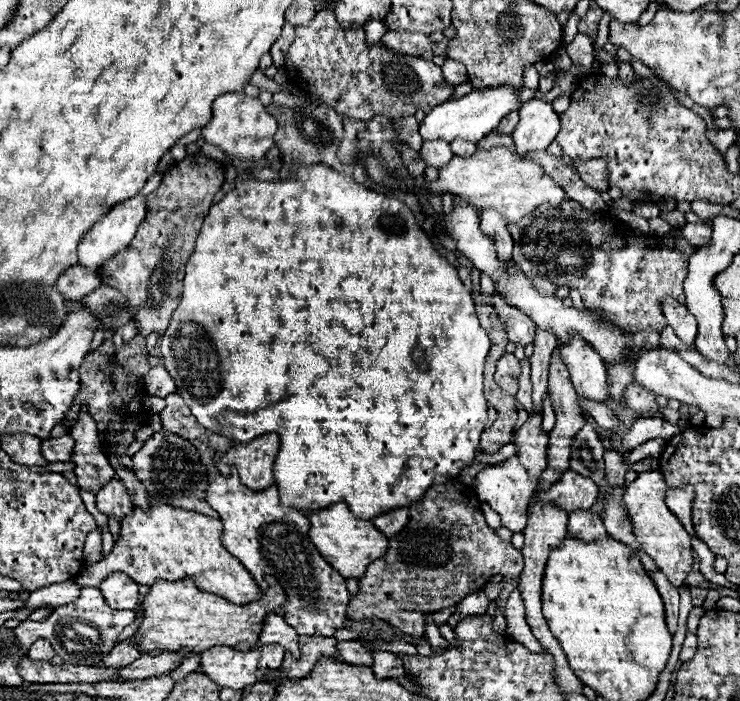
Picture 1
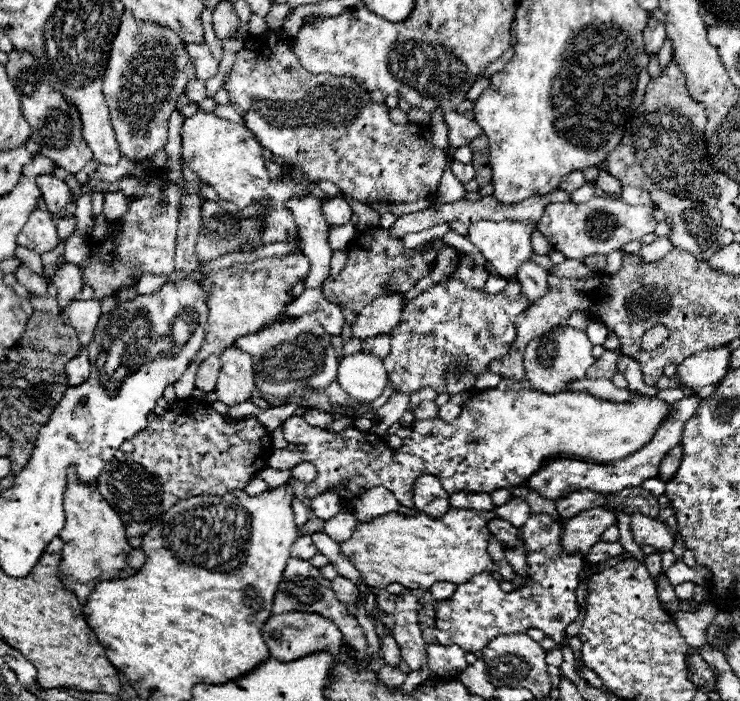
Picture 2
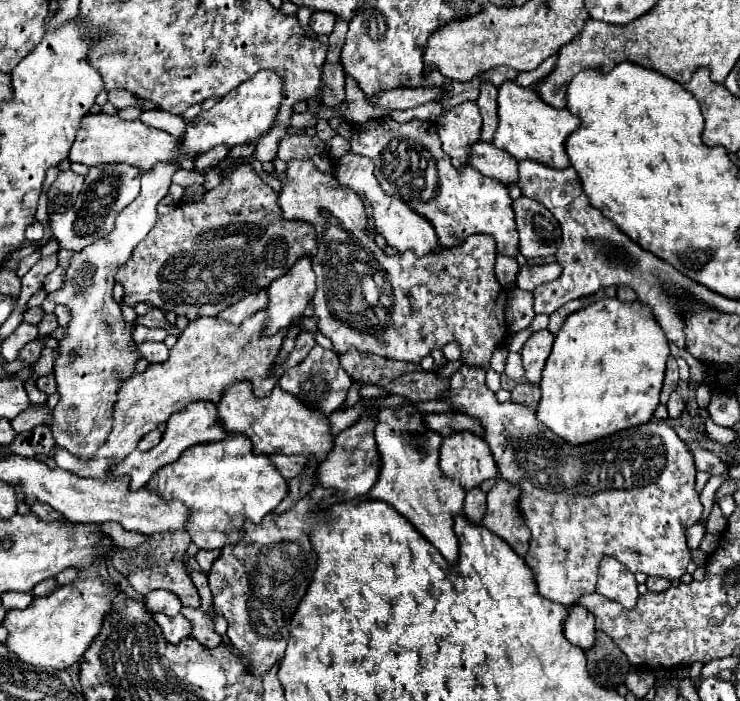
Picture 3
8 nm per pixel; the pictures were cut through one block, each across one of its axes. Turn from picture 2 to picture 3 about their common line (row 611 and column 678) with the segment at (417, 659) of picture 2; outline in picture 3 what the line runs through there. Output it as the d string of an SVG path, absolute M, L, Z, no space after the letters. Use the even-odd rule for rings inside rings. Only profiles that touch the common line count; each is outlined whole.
M672 392L670 394L670 400L668 400L668 414L670 414L670 418L678 418L680 414L682 414L682 410L684 410L684 400L678 396L678 392Z

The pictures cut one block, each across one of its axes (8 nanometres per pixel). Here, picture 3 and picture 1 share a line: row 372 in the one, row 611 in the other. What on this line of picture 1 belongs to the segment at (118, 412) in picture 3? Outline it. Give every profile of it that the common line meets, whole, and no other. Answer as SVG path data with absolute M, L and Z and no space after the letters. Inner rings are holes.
M266 575L266 581L270 585L266 592L262 592L262 600L256 600L246 606L236 606L220 596L198 590L192 578L178 582L156 580L156 584L150 586L150 592L142 598L144 618L132 638L136 638L136 646L140 648L140 652L150 652L160 648L166 652L202 654L214 646L248 650L252 644L258 642L258 634L262 630L264 618L270 612L282 614L282 604L286 600L284 590L278 586L276 578Z

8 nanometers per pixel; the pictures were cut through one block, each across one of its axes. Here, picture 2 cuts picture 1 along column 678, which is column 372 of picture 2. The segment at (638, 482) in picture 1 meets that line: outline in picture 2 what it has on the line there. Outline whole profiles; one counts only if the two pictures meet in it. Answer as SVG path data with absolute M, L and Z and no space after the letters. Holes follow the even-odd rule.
M454 508L438 520L430 520L424 512L388 514L372 522L360 522L352 538L340 542L340 550L360 570L366 584L374 588L394 582L412 590L428 590L436 582L460 586L474 574L496 574L500 570L488 554L488 540L492 536L488 522L494 518L498 518L494 510L460 512Z

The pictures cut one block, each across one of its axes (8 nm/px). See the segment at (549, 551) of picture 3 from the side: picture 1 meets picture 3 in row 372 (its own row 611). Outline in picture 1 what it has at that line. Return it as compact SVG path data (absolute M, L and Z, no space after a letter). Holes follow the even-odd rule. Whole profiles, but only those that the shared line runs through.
M474 592L472 596L466 596L460 604L456 604L456 612L448 618L450 628L454 630L456 624L462 618L468 618L468 616L484 616L486 614L486 608L488 608L488 602L490 600L484 596L484 592Z

